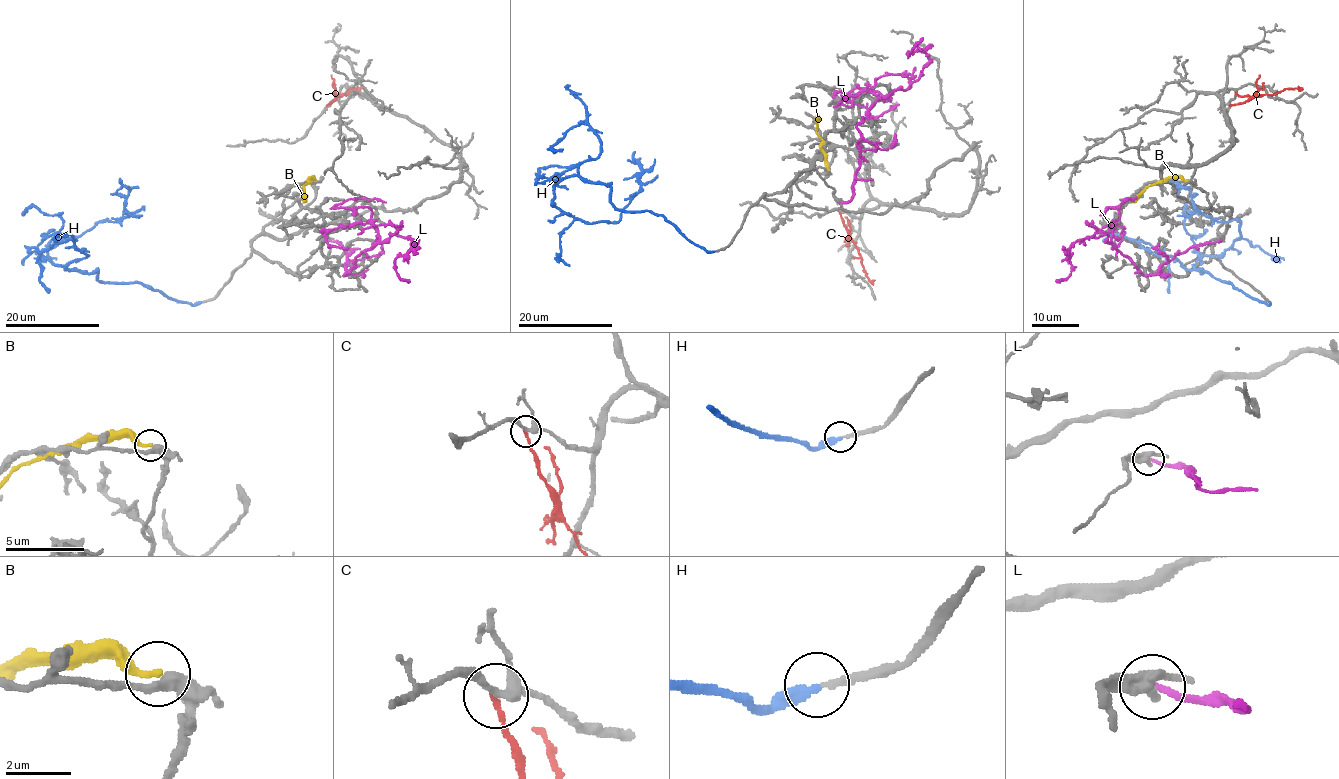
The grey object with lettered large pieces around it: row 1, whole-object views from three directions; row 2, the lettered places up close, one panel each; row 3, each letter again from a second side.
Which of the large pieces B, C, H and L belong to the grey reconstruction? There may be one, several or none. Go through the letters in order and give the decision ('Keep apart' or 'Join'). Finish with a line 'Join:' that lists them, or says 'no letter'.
B: Keep apart
C: Keep apart
H: Join
L: Keep apart
Join: H

